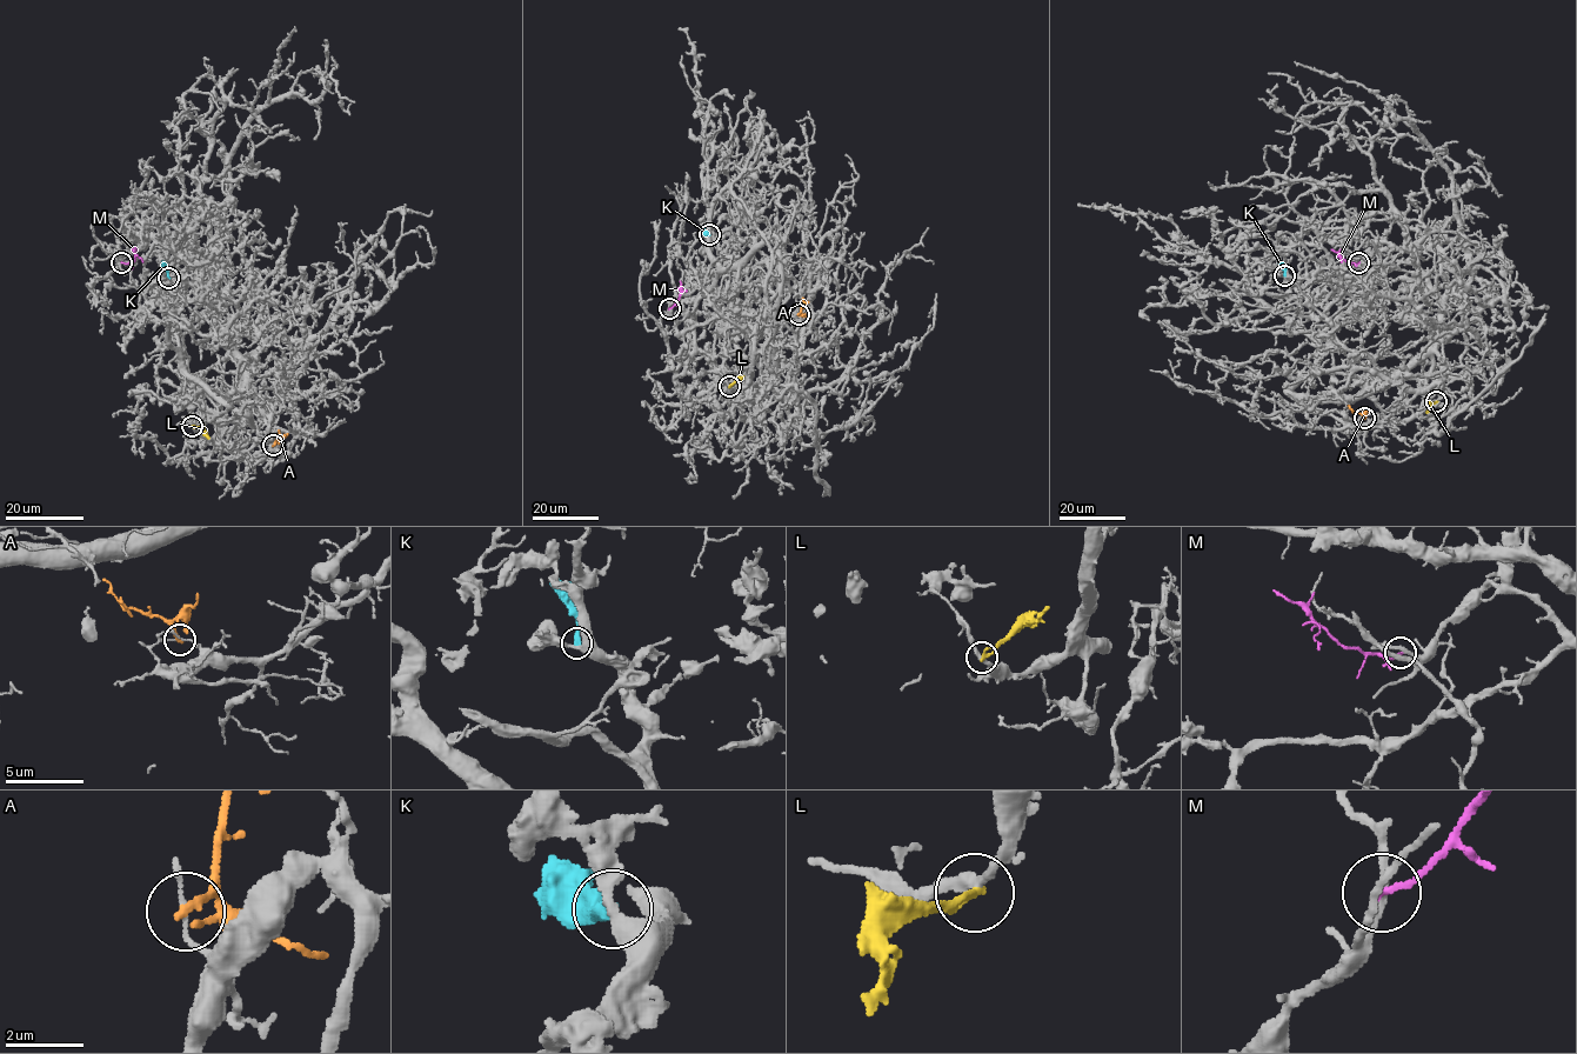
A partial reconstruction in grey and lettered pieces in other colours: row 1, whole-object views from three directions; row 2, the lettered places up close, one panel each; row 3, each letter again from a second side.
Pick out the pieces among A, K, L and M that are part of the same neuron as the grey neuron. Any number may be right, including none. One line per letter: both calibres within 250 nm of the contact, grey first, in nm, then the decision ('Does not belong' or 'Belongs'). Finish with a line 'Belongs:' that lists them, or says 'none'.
A: Thickness 140 nm (grey) against 220 nm. Does not belong
K: Thickness 320 nm (grey) against 280 nm. Does not belong
L: Thickness 260 nm (grey) against 200 nm. Does not belong
M: Thickness 240 nm (grey) against 160 nm. Does not belong
Belongs: none

